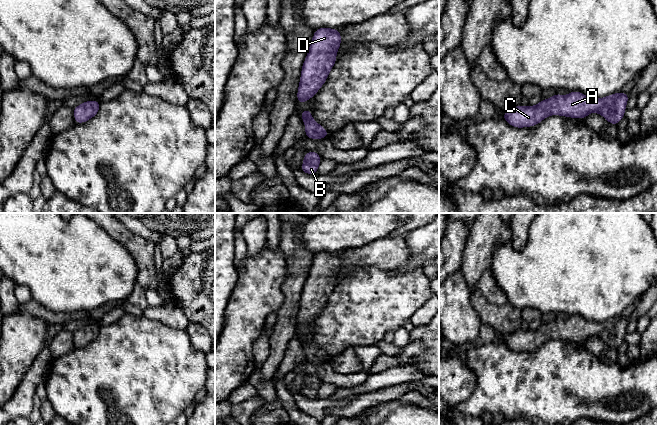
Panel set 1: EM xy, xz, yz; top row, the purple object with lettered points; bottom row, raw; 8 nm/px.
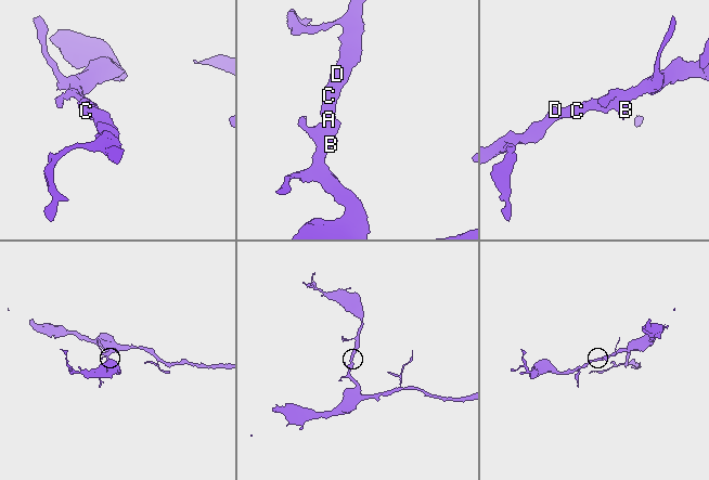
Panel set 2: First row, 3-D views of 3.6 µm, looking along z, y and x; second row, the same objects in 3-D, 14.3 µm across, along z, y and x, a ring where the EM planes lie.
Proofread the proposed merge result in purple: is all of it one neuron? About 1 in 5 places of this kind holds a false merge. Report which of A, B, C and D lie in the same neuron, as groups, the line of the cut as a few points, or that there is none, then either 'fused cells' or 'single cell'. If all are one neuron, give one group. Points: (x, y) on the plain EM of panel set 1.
groups A B C D; cut none; single cell

